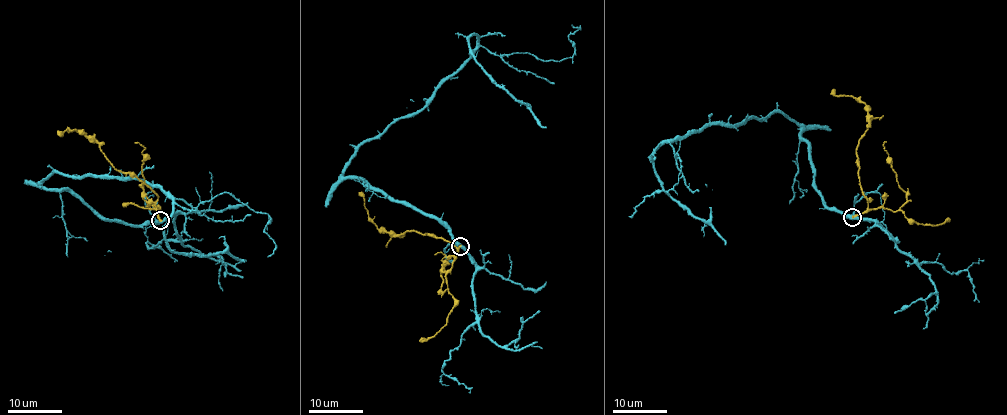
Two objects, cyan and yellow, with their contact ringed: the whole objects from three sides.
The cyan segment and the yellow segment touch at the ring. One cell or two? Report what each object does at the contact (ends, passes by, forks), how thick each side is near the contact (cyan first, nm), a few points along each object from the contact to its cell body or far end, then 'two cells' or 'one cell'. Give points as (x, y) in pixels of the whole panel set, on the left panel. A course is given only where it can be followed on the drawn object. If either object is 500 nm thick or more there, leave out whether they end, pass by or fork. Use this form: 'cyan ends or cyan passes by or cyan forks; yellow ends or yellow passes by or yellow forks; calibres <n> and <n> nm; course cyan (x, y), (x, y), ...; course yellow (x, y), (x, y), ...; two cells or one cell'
cyan forks; yellow ends; calibres 400 and 280 nm; course cyan (161, 221), (102, 218), (42, 180), (138, 179), (196, 207), (229, 193), (269, 215), (267, 257); course yellow (161, 221), (157, 194), (135, 176), (116, 170), (98, 143), (79, 133), (66, 130), (62, 135), (58, 131); two cells

